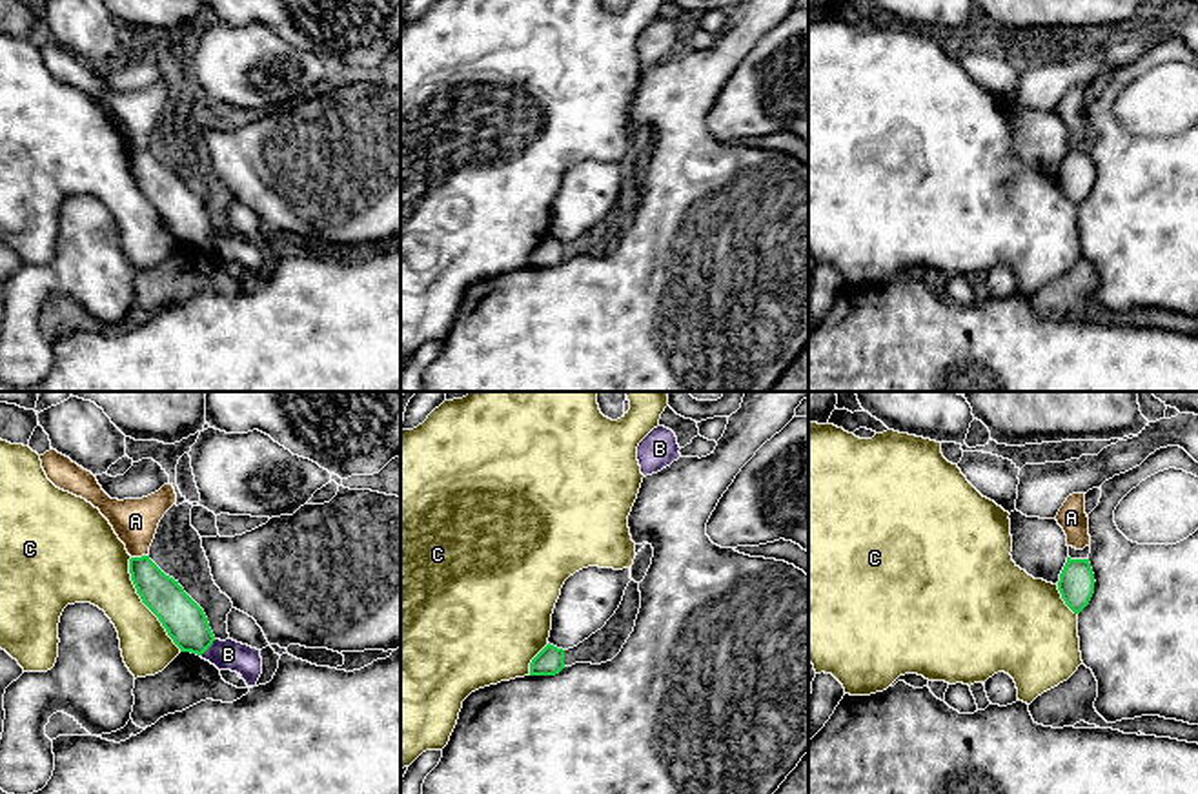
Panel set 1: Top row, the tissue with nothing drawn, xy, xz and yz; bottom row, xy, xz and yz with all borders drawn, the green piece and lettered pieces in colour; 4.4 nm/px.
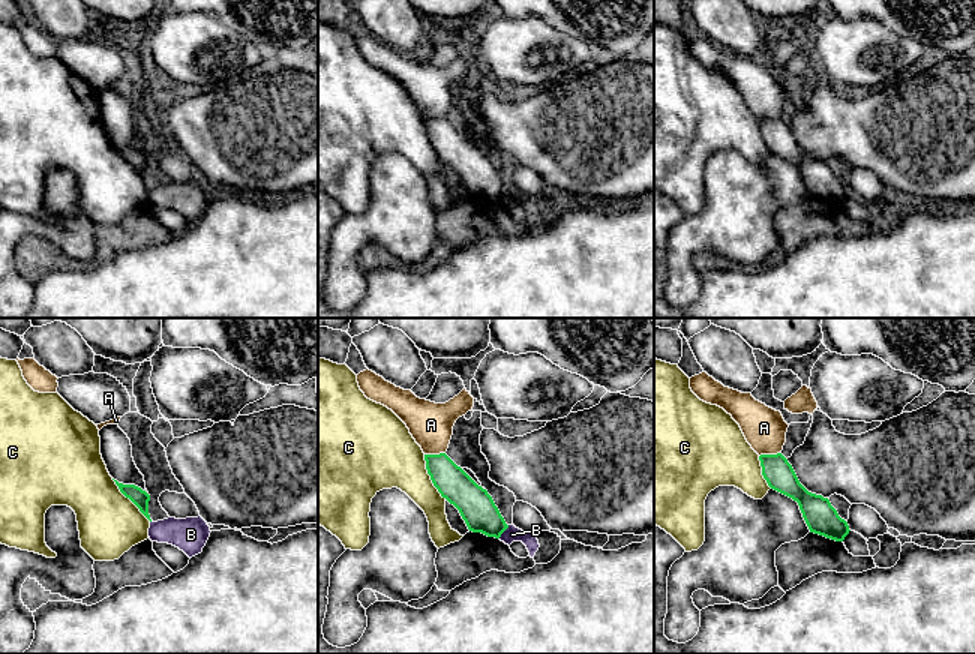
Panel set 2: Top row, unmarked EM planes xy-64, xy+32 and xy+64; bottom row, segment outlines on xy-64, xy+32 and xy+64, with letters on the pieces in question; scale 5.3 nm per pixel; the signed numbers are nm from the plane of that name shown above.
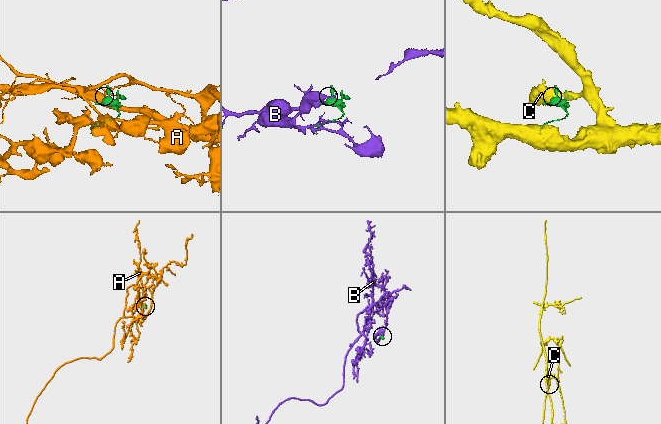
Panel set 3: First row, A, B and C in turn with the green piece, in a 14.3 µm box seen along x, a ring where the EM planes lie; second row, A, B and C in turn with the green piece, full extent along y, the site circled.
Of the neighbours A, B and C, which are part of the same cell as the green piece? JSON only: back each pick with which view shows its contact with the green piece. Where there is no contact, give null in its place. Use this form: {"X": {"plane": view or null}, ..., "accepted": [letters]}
{"accepted": []}

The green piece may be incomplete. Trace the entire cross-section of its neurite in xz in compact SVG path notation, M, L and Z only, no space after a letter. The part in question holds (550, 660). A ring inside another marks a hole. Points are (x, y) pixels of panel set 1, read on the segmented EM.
M546 645L530 663L530 676L555 676L564 668L564 650Z

